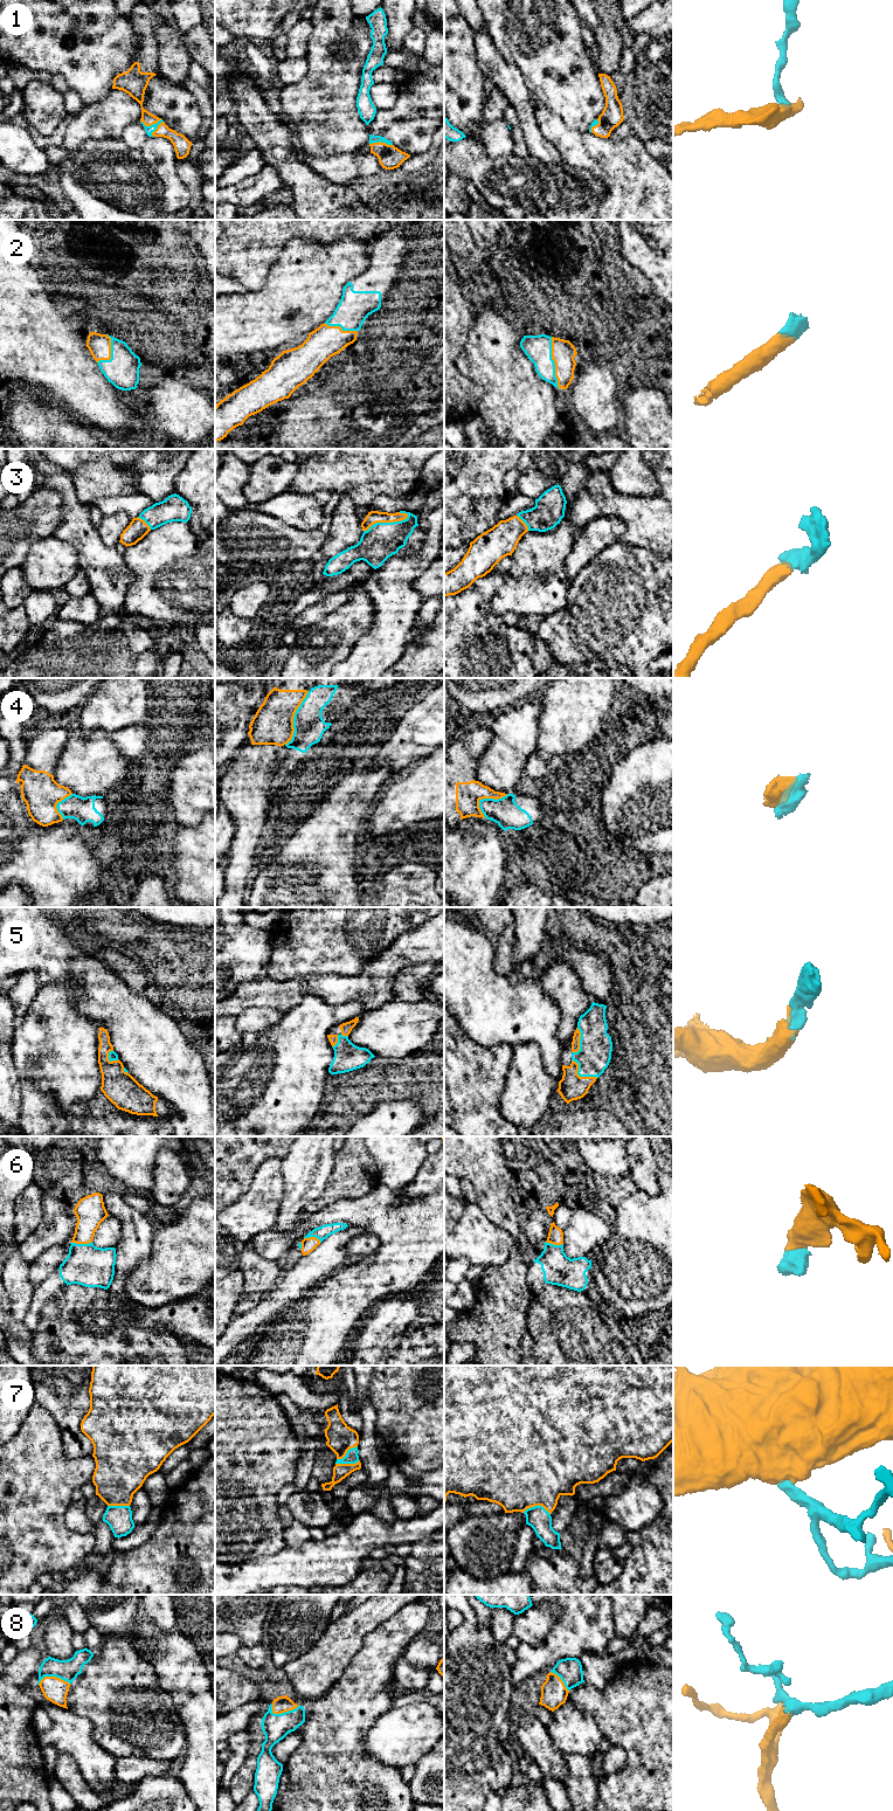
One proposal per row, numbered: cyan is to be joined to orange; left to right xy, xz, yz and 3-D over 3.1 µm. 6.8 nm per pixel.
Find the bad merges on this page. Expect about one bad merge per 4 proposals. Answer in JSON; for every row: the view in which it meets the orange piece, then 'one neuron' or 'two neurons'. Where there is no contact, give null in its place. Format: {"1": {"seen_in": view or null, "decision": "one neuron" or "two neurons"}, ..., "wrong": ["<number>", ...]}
{"1": {"seen_in": "xy", "decision": "one neuron"}, "2": {"seen_in": "yz", "decision": "one neuron"}, "3": {"seen_in": "xz", "decision": "one neuron"}, "4": {"seen_in": "xz", "decision": "two neurons"}, "5": {"seen_in": "yz", "decision": "one neuron"}, "6": {"seen_in": "xy", "decision": "one neuron"}, "7": {"seen_in": "yz", "decision": "one neuron"}, "8": {"seen_in": "xz", "decision": "one neuron"}, "wrong": ["4"]}

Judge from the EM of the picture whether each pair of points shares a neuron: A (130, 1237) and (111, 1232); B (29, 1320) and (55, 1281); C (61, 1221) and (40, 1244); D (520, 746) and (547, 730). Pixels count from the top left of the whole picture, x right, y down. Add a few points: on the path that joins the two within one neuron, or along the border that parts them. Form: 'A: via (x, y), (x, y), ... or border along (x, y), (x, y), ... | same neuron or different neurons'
A: border along (109, 1214), (122, 1224), (122, 1237), (115, 1248) | different neurons
B: via (34, 1311), (39, 1298), (46, 1291) | same neuron
C: via (56, 1227), (45, 1238) | same neuron
D: border along (542, 707), (539, 714), (539, 737), (535, 752) | different neurons

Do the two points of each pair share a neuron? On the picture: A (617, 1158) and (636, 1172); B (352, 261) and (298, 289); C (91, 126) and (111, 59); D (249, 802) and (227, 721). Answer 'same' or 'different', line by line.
A: different
B: same
C: different
D: different

